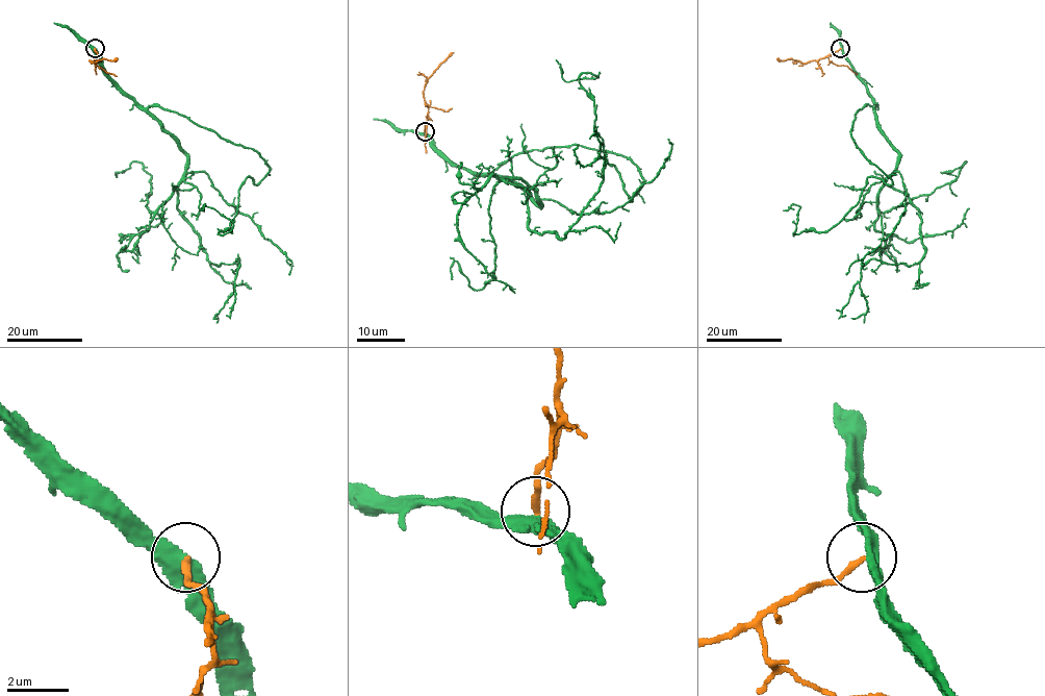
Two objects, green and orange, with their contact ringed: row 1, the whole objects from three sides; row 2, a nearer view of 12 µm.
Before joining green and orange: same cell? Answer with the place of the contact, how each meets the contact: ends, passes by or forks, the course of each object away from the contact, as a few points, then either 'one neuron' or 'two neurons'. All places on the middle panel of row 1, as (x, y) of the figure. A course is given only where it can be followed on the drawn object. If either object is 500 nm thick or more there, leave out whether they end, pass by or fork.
at (425, 131); green passes by; orange ends there; green runs (425, 132), (479, 175), (554, 146), (622, 154), (634, 196), (579, 80), (597, 76), (555, 59); orange runs (425, 132), (428, 115), (425, 84), (453, 52); one neuron

